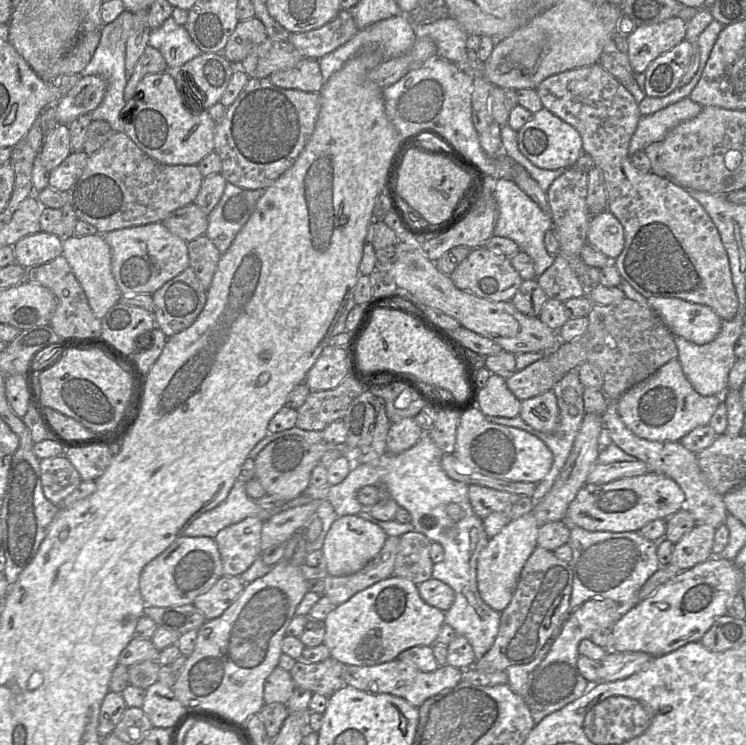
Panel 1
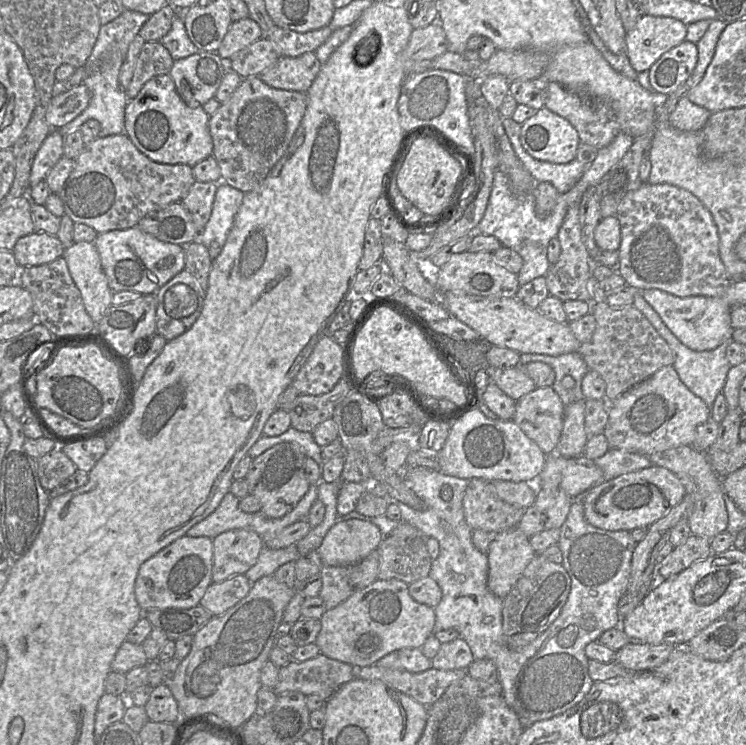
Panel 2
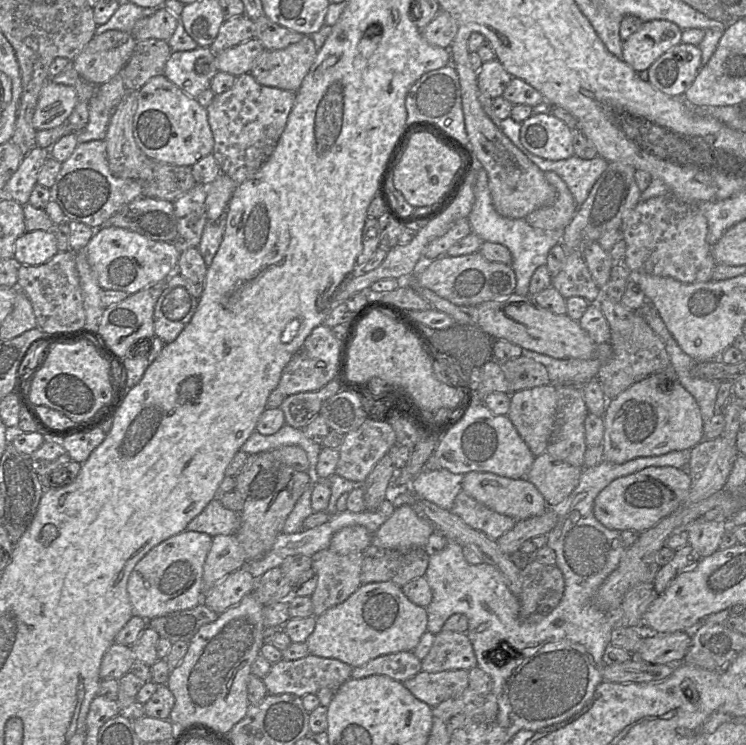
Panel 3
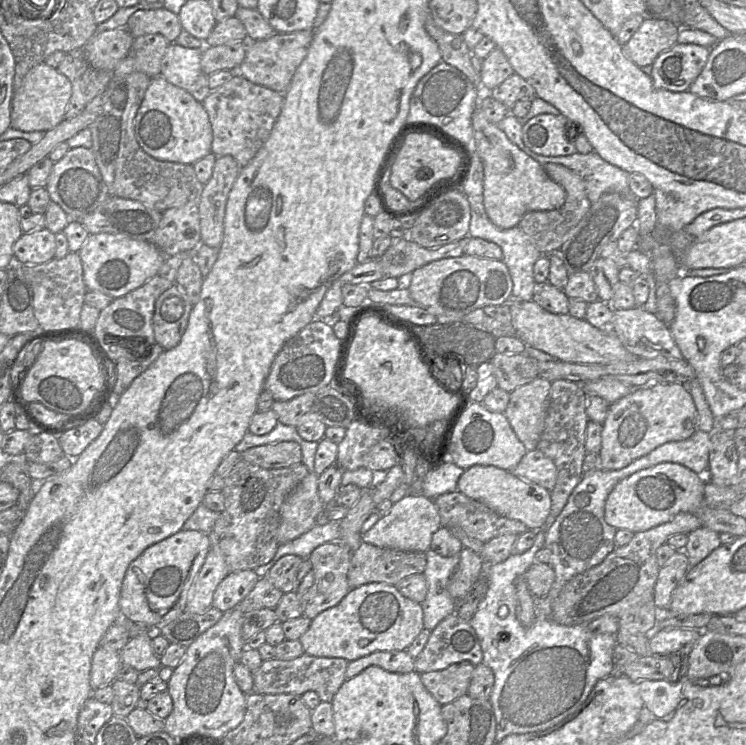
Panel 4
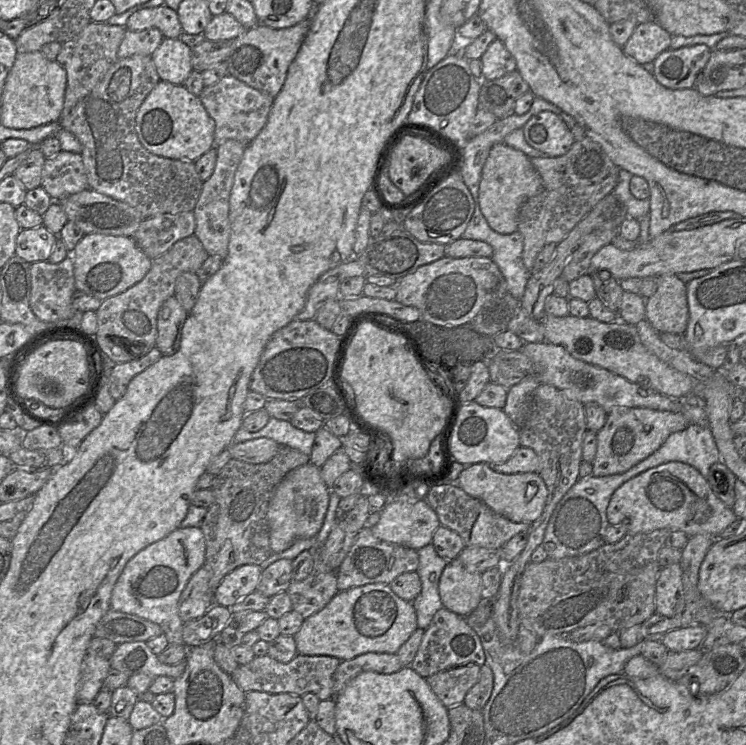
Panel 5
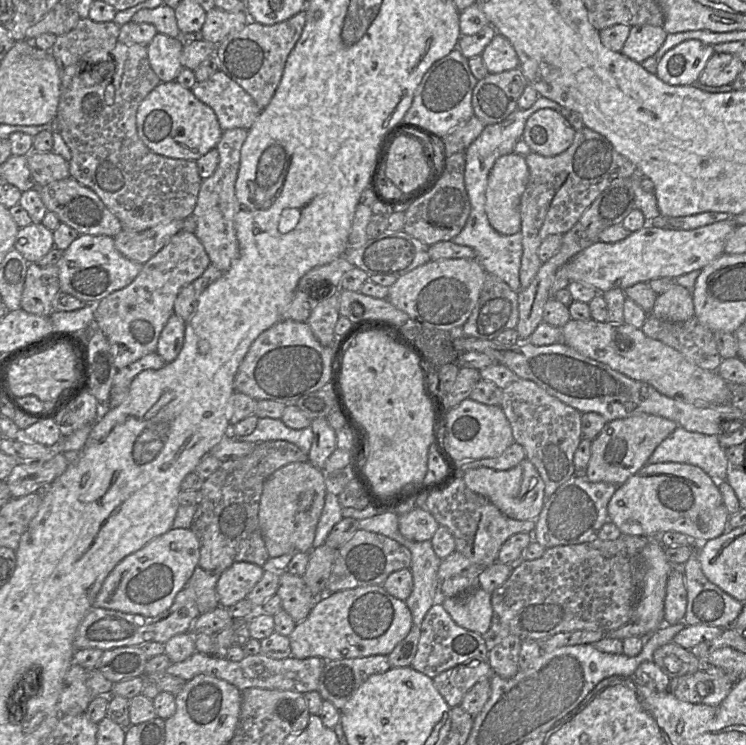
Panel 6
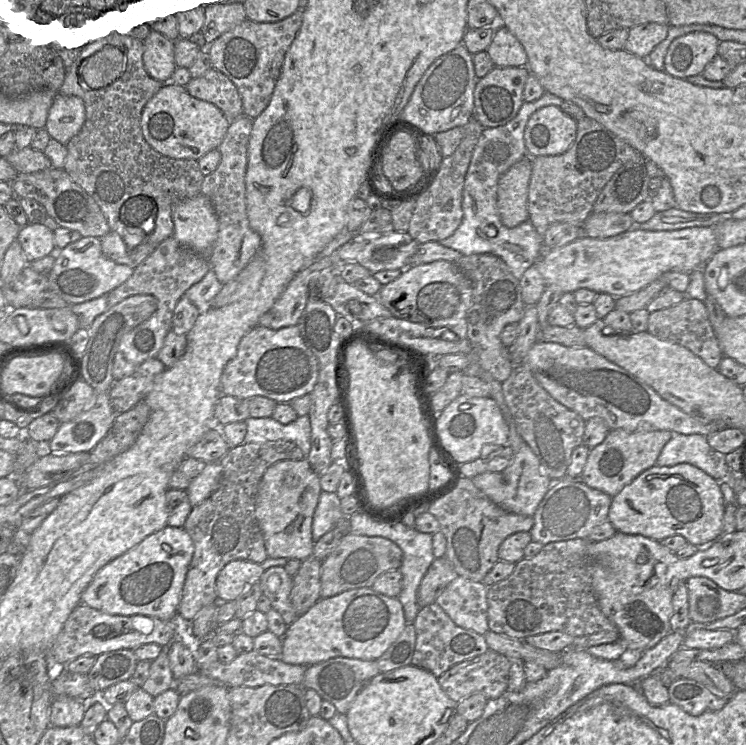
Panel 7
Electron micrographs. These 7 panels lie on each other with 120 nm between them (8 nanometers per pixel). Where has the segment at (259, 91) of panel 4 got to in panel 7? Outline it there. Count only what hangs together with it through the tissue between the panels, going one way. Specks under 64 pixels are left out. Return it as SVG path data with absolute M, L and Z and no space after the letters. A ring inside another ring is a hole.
M211 68L185 86L190 96L209 102L233 120L243 115L242 101L236 86L220 71Z

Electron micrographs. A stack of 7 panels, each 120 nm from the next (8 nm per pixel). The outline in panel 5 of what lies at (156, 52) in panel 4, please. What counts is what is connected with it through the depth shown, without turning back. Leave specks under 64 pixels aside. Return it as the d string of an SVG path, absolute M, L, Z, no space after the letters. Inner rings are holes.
M156 28L139 32L126 31L118 49L117 58L124 59L133 55L151 57L163 39L161 32Z

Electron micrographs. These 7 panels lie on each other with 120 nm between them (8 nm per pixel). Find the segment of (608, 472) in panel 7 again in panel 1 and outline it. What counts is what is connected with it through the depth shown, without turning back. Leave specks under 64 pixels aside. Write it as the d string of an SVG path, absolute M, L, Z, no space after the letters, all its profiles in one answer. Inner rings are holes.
M678 359L663 365L651 377L630 388L617 400L618 414L639 438L656 442L679 442L697 427L709 424L722 396L701 396L687 378Z

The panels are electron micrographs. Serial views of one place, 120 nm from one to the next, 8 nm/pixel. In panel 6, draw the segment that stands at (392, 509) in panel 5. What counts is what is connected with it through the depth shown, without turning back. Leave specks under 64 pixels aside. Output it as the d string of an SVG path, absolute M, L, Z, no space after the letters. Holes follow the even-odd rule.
M420 507L402 514L398 518L398 530L403 537L410 541L423 542L431 540L439 524L432 514Z

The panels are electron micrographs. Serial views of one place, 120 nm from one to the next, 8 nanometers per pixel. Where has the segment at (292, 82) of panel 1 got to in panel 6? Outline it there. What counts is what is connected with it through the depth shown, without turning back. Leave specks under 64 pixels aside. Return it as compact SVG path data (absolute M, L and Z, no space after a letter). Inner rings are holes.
M306 9L274 25L249 21L241 30L227 36L216 46L219 71L241 86L263 110L271 101L282 78L286 60L300 38L306 22Z

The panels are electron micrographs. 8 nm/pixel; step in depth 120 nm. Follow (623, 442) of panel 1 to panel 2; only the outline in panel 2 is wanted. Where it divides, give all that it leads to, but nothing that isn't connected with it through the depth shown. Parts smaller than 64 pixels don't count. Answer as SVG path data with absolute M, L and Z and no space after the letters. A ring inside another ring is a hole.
M680 446L665 451L656 452L647 456L654 466L663 467L674 473L683 484L686 496L692 500L692 512L688 518L688 524L692 535L705 537L712 540L718 534L725 532L728 527L728 513L724 499L722 480L711 467L705 452L699 452L693 446Z

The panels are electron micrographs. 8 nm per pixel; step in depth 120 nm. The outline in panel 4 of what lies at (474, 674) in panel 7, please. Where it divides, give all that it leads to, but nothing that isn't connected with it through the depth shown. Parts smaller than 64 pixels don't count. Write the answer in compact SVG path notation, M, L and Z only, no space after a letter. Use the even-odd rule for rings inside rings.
M462 662L441 671L420 674L420 679L427 691L442 706L467 694L474 668L470 662Z

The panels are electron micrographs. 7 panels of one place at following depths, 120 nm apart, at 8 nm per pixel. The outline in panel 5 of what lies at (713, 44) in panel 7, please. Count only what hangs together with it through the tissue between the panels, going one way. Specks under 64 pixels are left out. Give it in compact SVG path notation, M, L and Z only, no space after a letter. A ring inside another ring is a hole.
M704 44L668 49L654 60L653 76L672 90L694 88L698 74L706 66L712 49Z

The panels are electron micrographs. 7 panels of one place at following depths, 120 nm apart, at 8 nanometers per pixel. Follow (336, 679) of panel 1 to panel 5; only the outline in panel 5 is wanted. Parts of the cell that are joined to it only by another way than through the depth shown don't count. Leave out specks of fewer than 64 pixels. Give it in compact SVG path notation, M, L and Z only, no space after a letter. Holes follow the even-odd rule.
M297 654L290 662L281 663L268 655L255 656L244 665L239 665L230 675L242 691L263 691L267 693L290 693L303 696L315 694L319 700L335 698L333 674L341 661L332 656L307 656Z

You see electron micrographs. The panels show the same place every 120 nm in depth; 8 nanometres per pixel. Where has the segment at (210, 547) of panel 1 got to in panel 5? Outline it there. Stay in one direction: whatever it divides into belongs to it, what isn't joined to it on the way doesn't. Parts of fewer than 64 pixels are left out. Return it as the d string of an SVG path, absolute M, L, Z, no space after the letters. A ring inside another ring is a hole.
M199 527L177 528L150 544L125 565L112 590L112 610L158 624L169 645L183 645L183 622L178 612L180 595L192 575L205 563L205 539Z

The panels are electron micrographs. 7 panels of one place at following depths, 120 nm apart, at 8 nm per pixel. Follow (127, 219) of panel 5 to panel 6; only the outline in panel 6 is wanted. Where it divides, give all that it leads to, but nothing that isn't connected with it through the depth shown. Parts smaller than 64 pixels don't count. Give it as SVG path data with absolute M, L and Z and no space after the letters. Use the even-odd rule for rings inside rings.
M72 177L53 181L43 187L37 187L37 189L47 210L55 213L62 223L75 229L79 235L114 237L122 230L119 219L106 207L100 197Z

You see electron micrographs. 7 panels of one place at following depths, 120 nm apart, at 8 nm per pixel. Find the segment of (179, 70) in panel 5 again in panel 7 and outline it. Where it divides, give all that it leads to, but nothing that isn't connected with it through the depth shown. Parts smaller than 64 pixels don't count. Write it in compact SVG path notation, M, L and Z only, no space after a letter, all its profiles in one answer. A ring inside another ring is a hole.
M153 29L142 39L144 69L154 80L169 82L177 68L174 61L174 41Z

